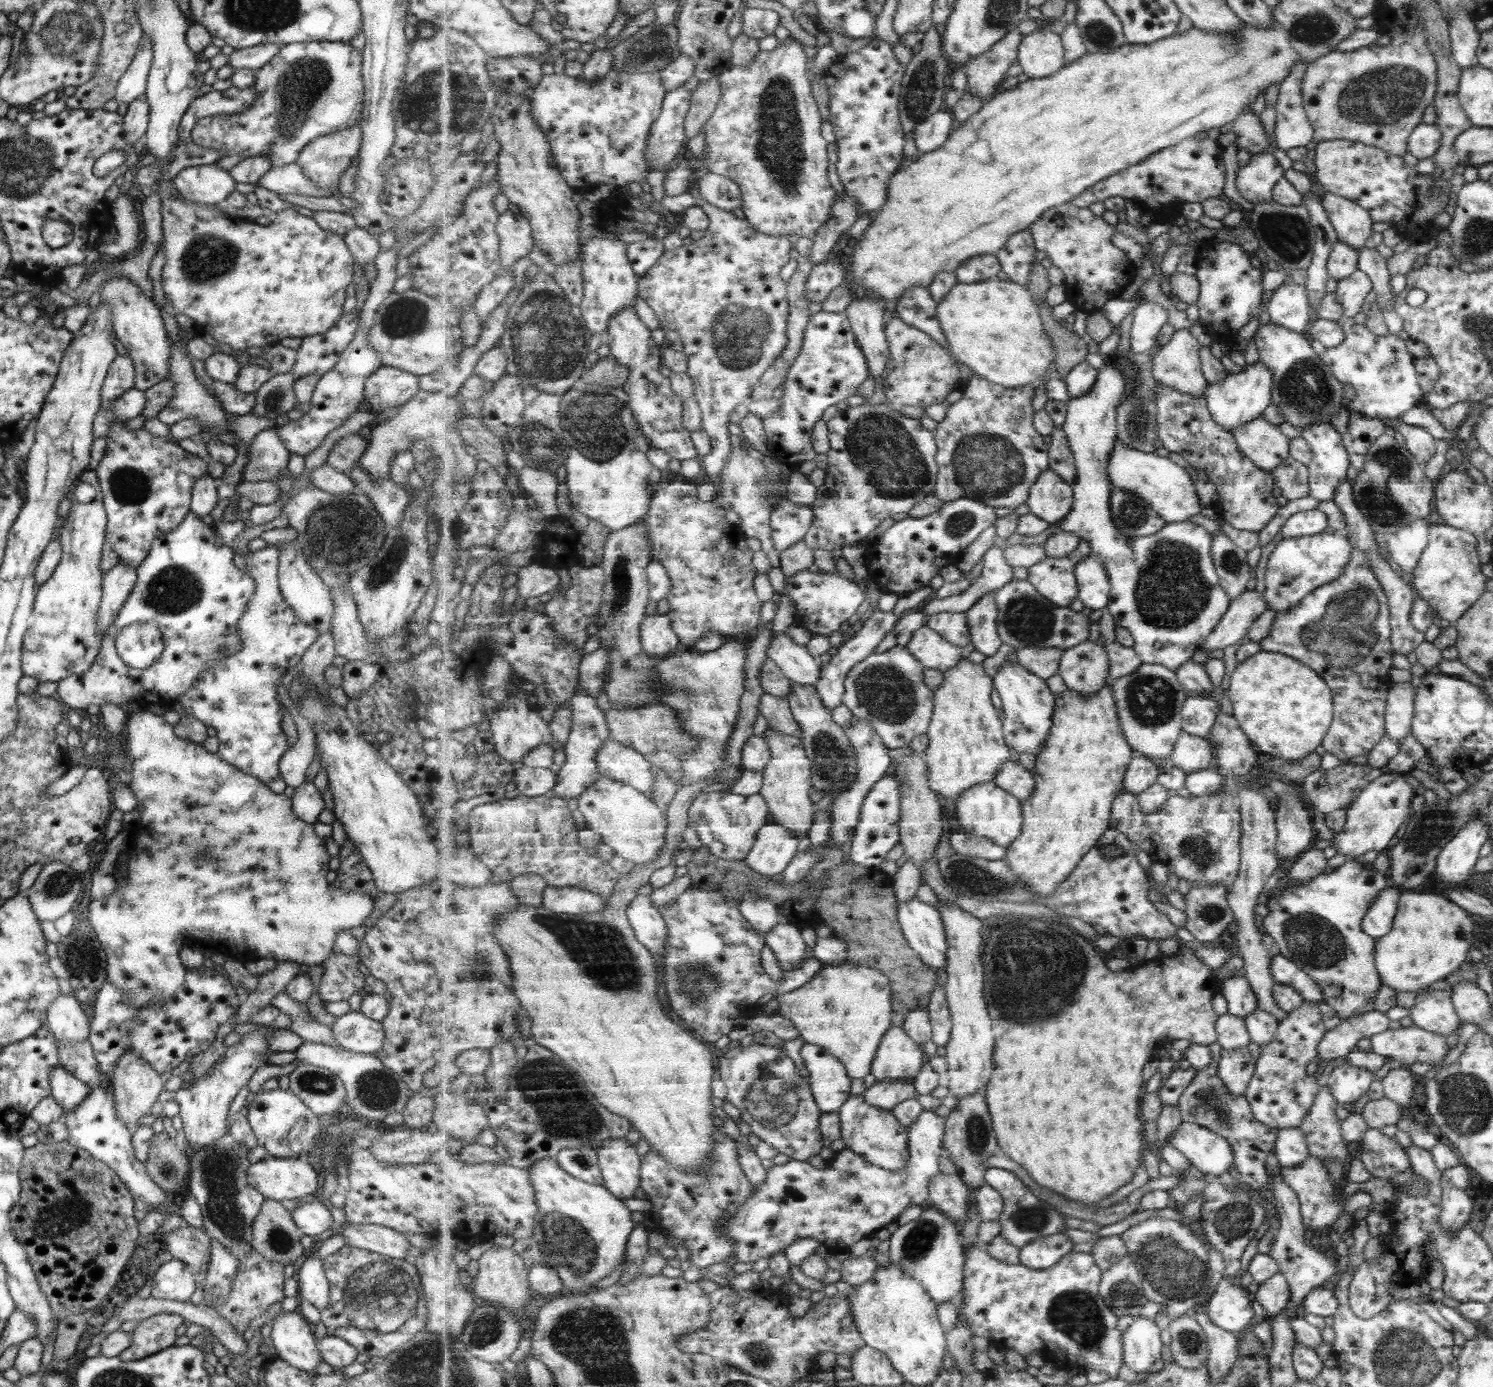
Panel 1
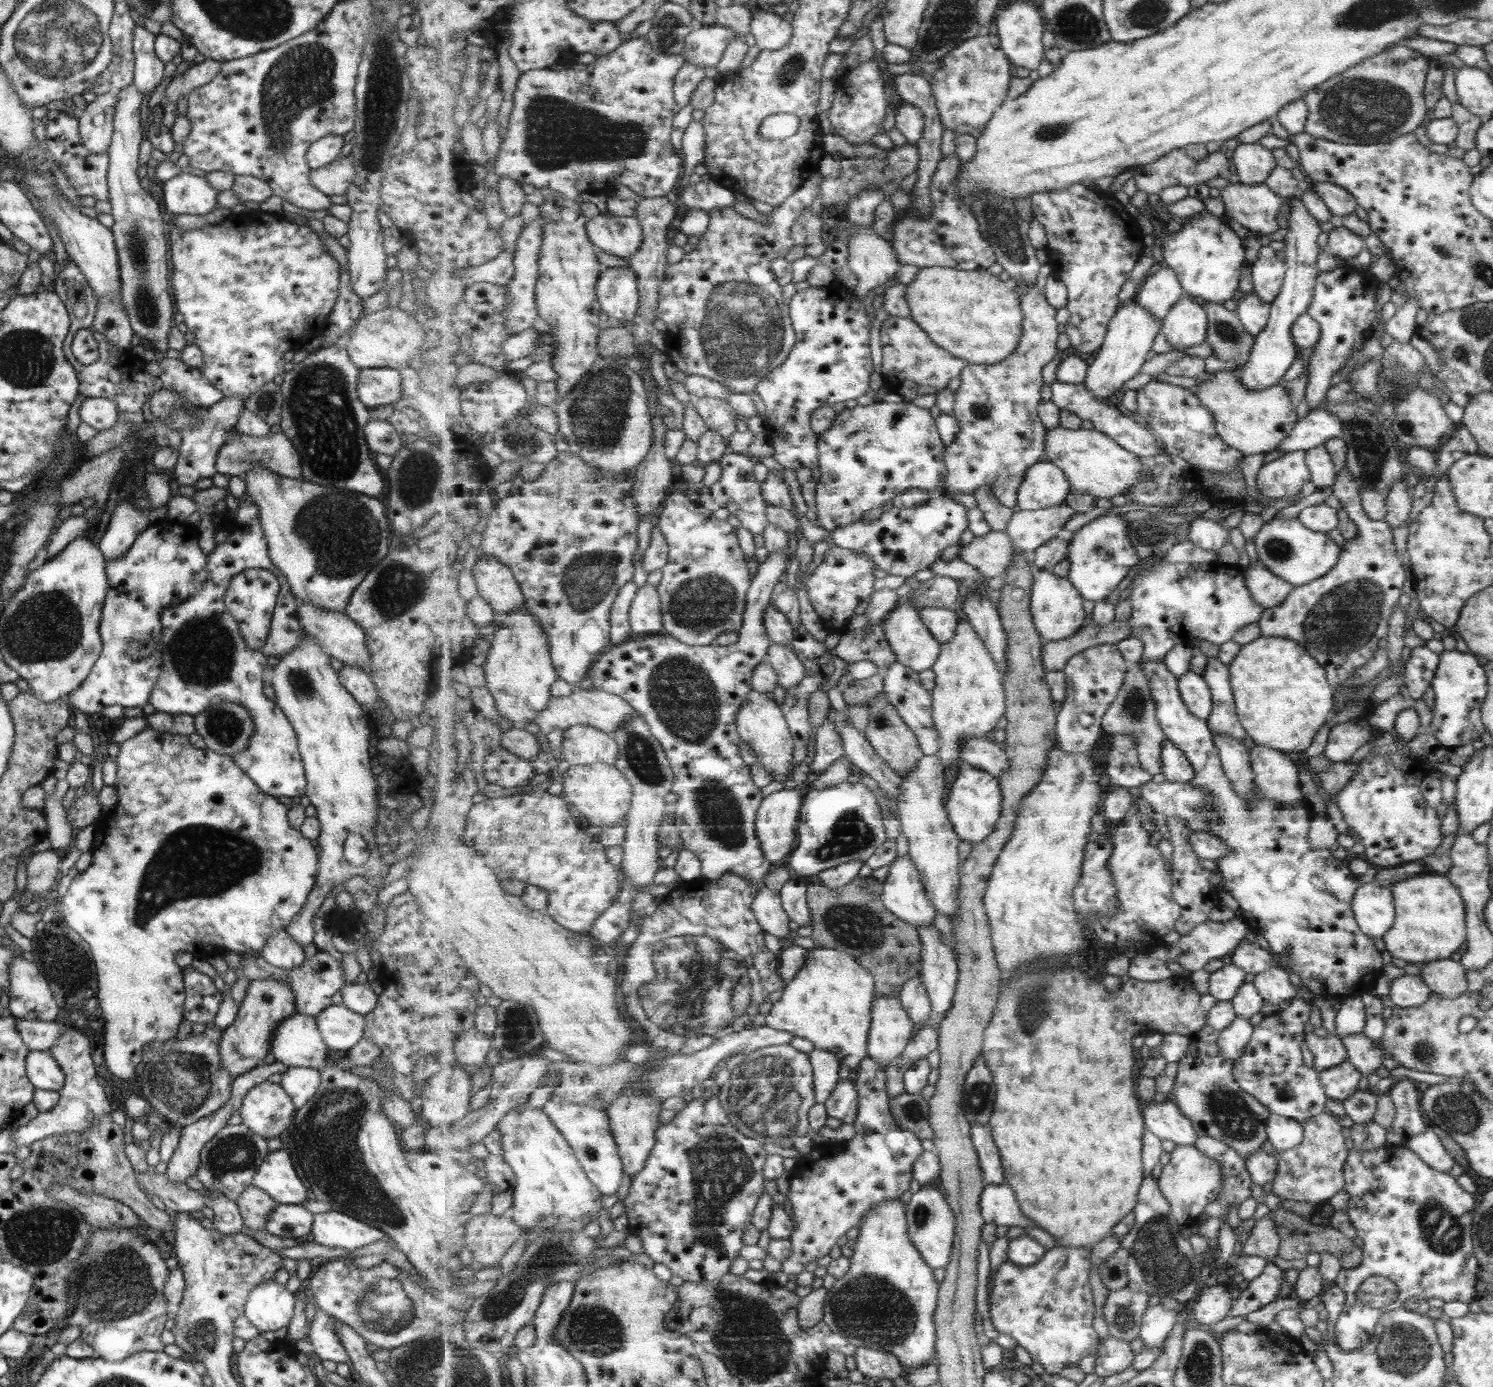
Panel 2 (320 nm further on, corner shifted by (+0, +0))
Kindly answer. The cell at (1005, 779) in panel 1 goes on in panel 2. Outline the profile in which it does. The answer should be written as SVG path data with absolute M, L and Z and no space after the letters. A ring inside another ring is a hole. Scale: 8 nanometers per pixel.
M986 737L965 739L960 746L959 759L962 763L972 764L997 778L1003 776L1011 766L1004 747L999 743L993 744Z

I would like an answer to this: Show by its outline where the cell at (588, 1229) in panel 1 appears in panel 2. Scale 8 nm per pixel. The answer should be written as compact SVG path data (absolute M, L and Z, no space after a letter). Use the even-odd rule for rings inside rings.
M523 1104L511 1110L497 1126L503 1135L503 1156L516 1174L513 1220L533 1233L546 1229L561 1217L580 1220L586 1227L590 1222L597 1223L597 1214L603 1209L602 1192L591 1182L573 1148L555 1125L549 1113Z

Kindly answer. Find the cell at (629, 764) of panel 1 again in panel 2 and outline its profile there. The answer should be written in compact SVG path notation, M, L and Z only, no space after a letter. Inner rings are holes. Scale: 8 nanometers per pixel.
M587 725L567 729L561 748L561 759L573 766L596 762L615 765L619 756L619 744L609 733Z

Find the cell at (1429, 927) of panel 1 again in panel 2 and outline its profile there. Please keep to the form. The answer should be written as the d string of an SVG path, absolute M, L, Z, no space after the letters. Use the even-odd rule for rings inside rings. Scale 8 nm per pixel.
M1420 874L1393 882L1394 919L1382 936L1385 958L1400 958L1407 964L1449 959L1466 939L1464 904L1458 890L1442 874Z

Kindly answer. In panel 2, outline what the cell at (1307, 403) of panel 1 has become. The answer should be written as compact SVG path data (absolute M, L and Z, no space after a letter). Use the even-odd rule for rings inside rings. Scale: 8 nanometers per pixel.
M1245 293L1236 299L1236 314L1247 332L1255 336L1266 323L1269 303L1263 302L1253 293Z

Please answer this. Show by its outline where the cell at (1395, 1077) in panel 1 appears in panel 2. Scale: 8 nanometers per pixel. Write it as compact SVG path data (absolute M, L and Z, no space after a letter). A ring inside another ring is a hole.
M1362 1032L1341 1035L1340 1040L1345 1047L1346 1060L1361 1076L1375 1074L1375 1071L1381 1068L1383 1058L1387 1055L1380 1049L1378 1043L1369 1040Z

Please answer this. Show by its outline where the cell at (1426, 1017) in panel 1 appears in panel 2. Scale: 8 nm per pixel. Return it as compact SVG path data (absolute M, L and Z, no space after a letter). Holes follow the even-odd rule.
M1404 974L1389 982L1388 997L1391 1002L1401 1008L1419 1006L1431 994L1420 975Z

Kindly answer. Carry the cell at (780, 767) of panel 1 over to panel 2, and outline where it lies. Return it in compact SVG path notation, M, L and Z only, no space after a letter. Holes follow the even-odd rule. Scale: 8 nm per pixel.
M753 691L736 715L741 739L755 749L758 762L774 774L774 781L783 783L787 775L791 777L795 743L782 707L771 698L767 698L765 693Z

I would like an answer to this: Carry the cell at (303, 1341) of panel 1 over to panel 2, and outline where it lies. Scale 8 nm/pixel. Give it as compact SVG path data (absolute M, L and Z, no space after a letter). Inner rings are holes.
M273 1280L260 1282L247 1293L242 1315L259 1333L277 1330L292 1318L297 1297Z

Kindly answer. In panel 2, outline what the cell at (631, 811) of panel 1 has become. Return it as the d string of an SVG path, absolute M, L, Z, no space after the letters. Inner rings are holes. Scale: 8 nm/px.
M602 762L570 765L563 776L562 796L568 798L569 804L580 811L589 824L600 827L625 825L634 797L634 786L616 765L606 765Z

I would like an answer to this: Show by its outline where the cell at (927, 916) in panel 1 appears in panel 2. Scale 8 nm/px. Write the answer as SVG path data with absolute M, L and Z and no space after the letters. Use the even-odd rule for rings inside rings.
M908 854L897 857L884 881L883 902L886 907L913 926L932 927L936 908L928 897L922 876Z

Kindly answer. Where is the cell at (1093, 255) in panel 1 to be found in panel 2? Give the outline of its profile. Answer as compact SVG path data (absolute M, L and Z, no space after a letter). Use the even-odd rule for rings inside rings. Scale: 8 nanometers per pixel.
M1073 184L1067 190L1036 192L1030 197L1035 219L1044 226L1048 239L1045 251L1047 262L1052 268L1051 273L1068 288L1066 308L1070 311L1070 317L1064 327L1070 345L1079 352L1095 352L1102 348L1111 319L1123 305L1120 299L1122 286L1131 278L1139 258L1144 256L1146 246L1142 242L1143 234L1136 219L1109 192L1094 191L1083 184Z

